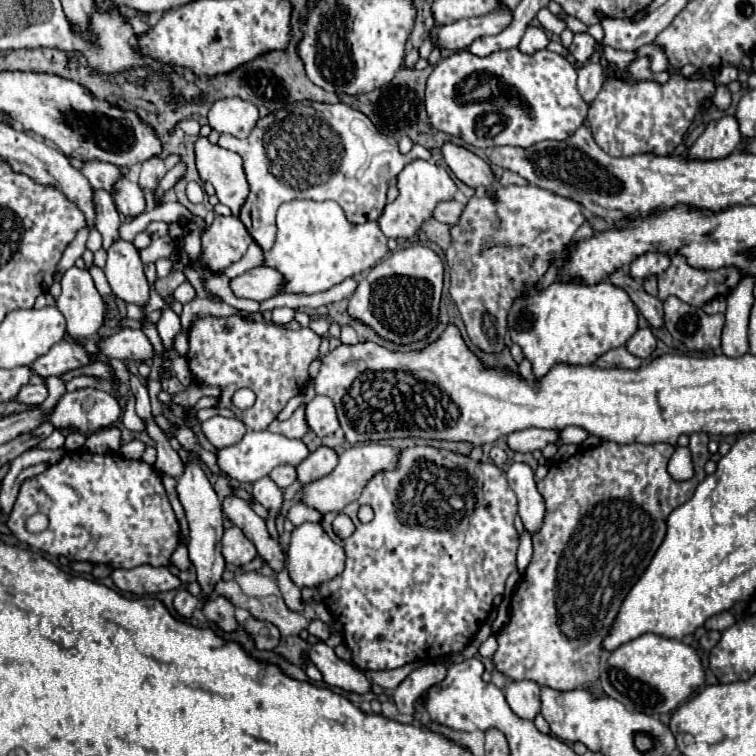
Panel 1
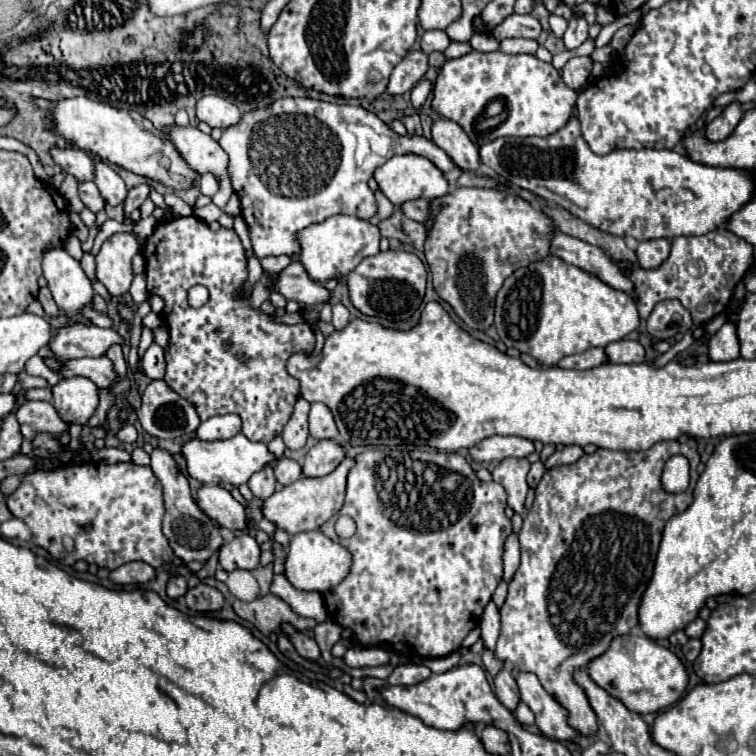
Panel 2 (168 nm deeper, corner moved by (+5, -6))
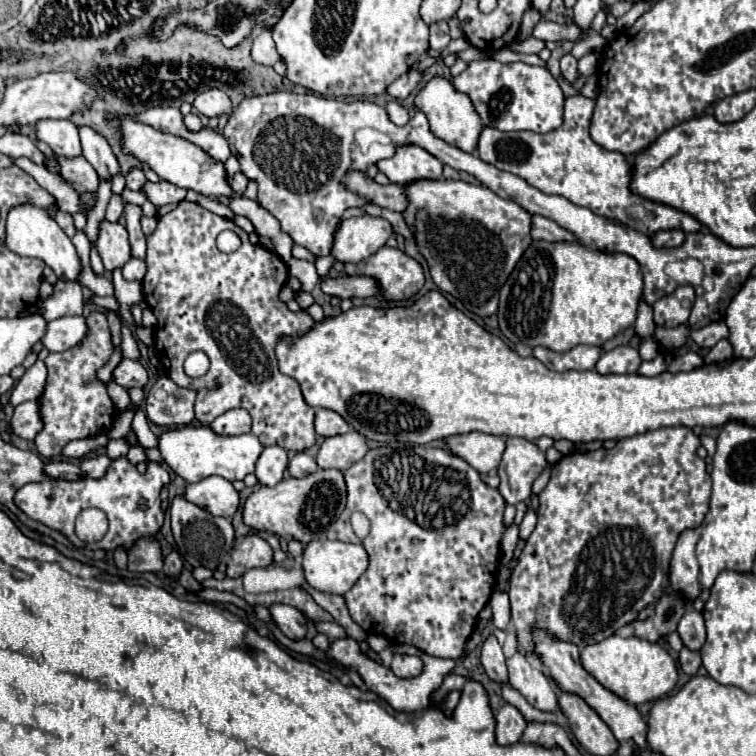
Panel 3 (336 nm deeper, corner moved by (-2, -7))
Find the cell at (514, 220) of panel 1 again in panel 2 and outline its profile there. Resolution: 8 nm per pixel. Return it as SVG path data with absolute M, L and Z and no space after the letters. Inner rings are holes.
M460 187L446 197L432 201L434 223L428 229L428 239L424 245L426 261L430 265L432 283L440 299L444 299L454 313L474 331L486 331L494 323L494 299L504 279L510 277L520 267L542 261L550 255L550 243L556 233L554 221L540 209L534 209L526 199L500 191L500 189L466 189Z

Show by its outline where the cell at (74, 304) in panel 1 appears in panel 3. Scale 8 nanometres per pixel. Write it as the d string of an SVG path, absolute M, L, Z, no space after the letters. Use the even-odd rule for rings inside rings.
M23 202L15 208L11 208L11 212L7 216L5 244L9 250L13 250L19 256L41 258L49 268L53 268L57 278L77 280L77 276L81 272L81 262L79 262L79 256L75 252L75 246L71 244L71 238L59 228L55 218L45 208L33 206L31 202Z

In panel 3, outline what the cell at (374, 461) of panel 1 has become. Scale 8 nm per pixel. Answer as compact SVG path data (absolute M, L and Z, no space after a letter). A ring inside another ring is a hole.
M317 470L305 478L285 478L277 486L261 486L251 492L243 504L243 522L261 532L273 532L281 538L293 538L301 544L325 538L325 532L337 522L345 508L345 480L339 470Z

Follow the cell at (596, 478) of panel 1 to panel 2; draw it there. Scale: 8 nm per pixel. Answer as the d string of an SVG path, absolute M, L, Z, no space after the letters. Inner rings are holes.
M688 439L686 443L678 443L678 441L660 441L656 443L654 447L650 447L648 451L610 451L610 449L596 449L596 453L592 455L582 455L576 463L570 463L570 465L560 465L560 467L552 467L544 473L540 485L536 487L536 497L534 497L534 503L532 503L532 509L524 515L524 525L522 525L522 531L520 531L520 553L522 553L522 559L520 559L520 567L514 575L514 579L510 581L508 585L508 597L500 609L500 621L502 621L502 627L500 627L500 637L498 637L498 643L496 643L496 649L494 649L494 655L496 659L500 661L510 661L512 663L512 673L518 675L518 673L534 673L542 687L554 695L554 699L558 703L562 703L568 711L570 711L570 725L574 729L578 729L582 735L586 737L592 737L596 735L598 731L598 719L596 719L596 713L594 709L590 707L588 703L588 695L586 691L576 683L574 679L574 673L578 669L588 669L588 663L596 657L600 657L602 653L606 653L606 649L610 647L610 641L616 639L616 637L622 637L626 633L630 633L636 625L638 625L638 603L640 603L640 597L642 593L646 591L646 585L652 577L652 569L654 569L654 559L656 559L656 551L658 551L658 545L660 545L660 539L662 539L662 529L666 525L666 521L676 515L676 513L682 513L690 501L692 501L692 491L694 491L694 485L696 485L696 479L698 479L698 467L700 463L700 455L696 451L696 441L694 439ZM672 455L684 455L688 457L690 461L690 471L692 471L692 481L690 481L690 487L682 493L666 493L660 485L660 473L662 473L662 467L666 463L668 457Z

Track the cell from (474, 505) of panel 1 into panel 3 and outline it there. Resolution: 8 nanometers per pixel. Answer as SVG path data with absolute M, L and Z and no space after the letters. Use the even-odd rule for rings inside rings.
M381 446L369 450L359 462L343 472L347 484L347 506L329 530L333 540L361 544L369 554L369 568L357 584L345 594L351 618L367 632L381 634L397 644L411 644L429 656L459 658L481 608L489 602L497 564L501 556L501 538L505 532L505 500L499 490L485 486L481 474L465 460L453 458L443 448L433 446ZM351 512L363 512L369 522L369 534L359 540L351 528Z

